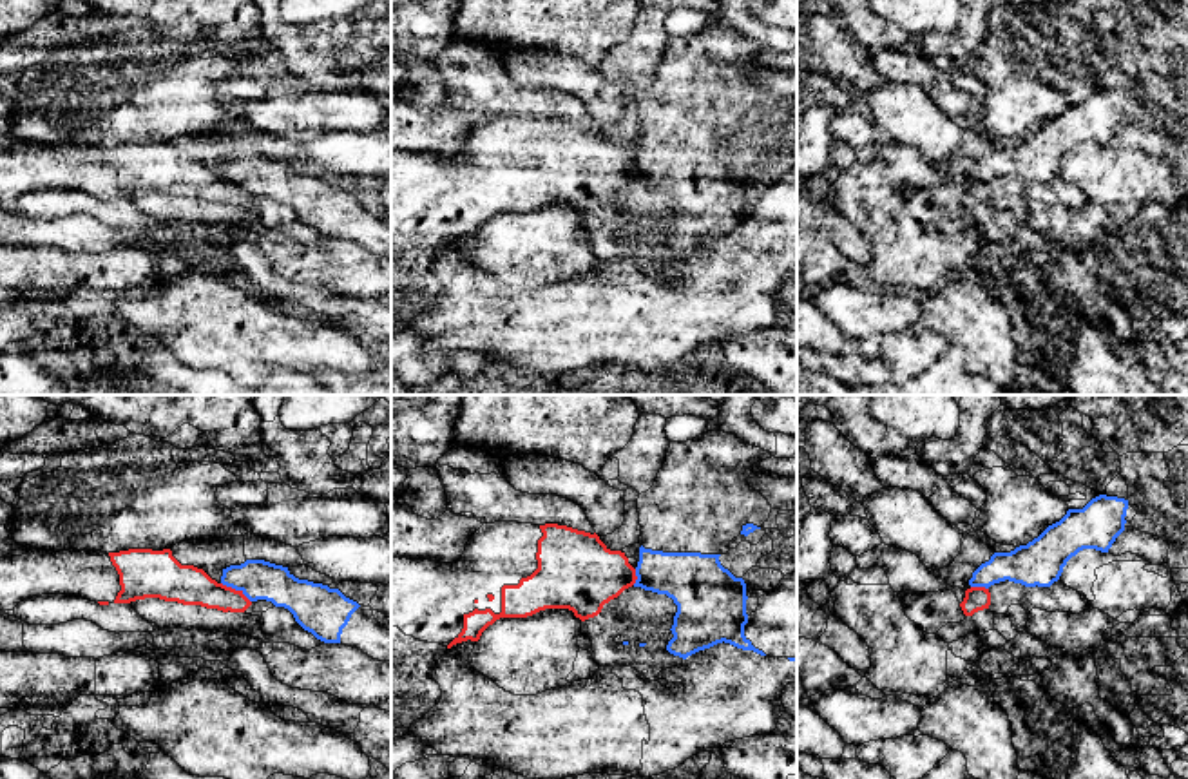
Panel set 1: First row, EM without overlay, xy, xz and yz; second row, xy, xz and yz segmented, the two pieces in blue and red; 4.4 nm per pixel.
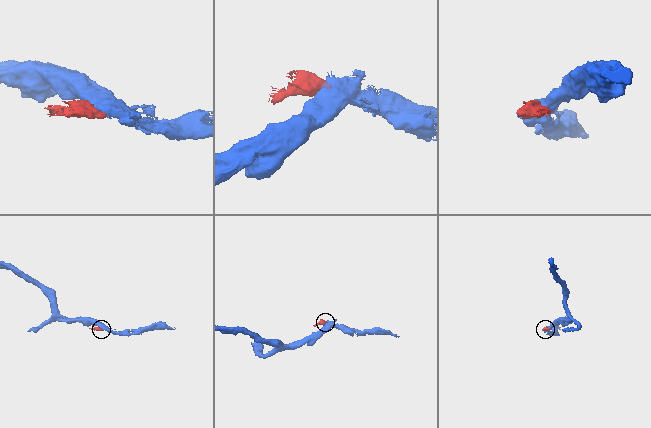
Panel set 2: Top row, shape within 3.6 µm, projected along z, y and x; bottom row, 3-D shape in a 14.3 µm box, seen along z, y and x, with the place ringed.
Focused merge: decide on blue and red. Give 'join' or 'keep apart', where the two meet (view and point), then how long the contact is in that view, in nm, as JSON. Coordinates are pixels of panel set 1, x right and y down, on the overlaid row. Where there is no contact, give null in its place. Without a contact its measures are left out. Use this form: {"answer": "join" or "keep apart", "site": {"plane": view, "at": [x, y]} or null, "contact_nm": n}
{"answer": "keep apart", "site": {"plane": "xy", "at": [236, 589]}, "contact_nm": 160}

